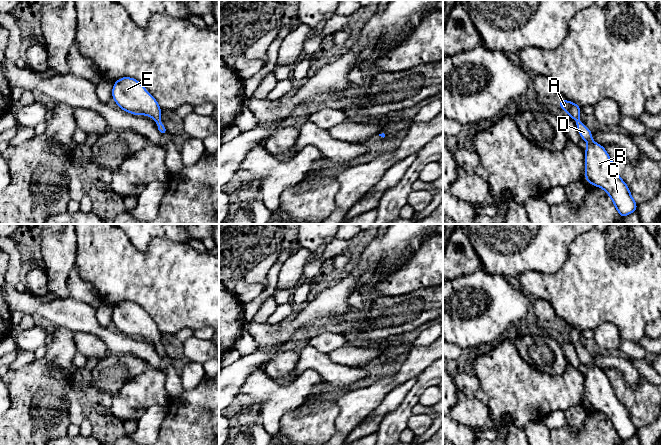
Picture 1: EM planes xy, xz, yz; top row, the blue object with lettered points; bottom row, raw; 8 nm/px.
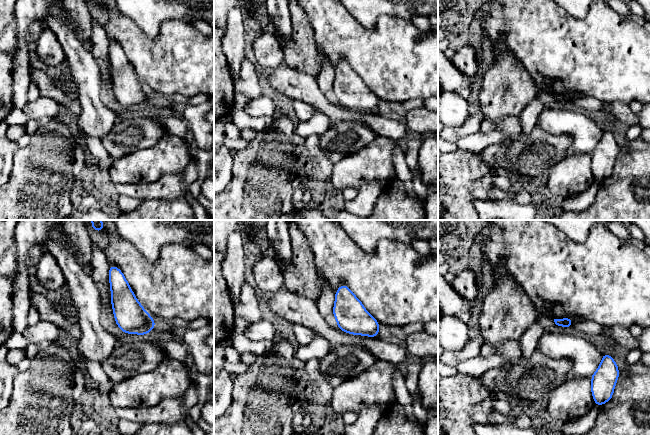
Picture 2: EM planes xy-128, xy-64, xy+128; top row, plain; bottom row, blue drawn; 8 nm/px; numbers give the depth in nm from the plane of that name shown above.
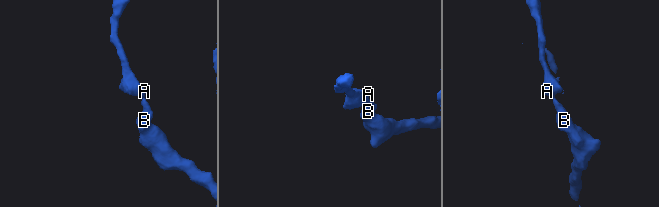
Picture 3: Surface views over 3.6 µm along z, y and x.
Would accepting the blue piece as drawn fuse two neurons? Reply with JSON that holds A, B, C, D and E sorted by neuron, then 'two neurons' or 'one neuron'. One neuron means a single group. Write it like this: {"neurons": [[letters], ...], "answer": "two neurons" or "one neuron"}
{"neurons": [["A", "B", "C", "D", "E"]], "answer": "one neuron"}

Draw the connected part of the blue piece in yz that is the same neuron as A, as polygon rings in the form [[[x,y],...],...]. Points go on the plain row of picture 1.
[[[558,324],[558,329],[566,335],[567,340],[576,344],[578,357],[588,367],[584,375],[586,406],[604,413],[622,442],[636,435],[638,429],[628,409],[619,401],[605,372],[592,364],[592,355],[579,344],[581,331],[568,324]]]

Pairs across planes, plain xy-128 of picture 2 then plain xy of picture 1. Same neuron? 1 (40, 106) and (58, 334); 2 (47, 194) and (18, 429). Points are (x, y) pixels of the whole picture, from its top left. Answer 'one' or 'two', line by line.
1: two
2: one

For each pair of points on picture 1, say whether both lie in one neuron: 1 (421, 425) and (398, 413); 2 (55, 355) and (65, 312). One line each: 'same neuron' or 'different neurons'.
1: different neurons
2: different neurons

